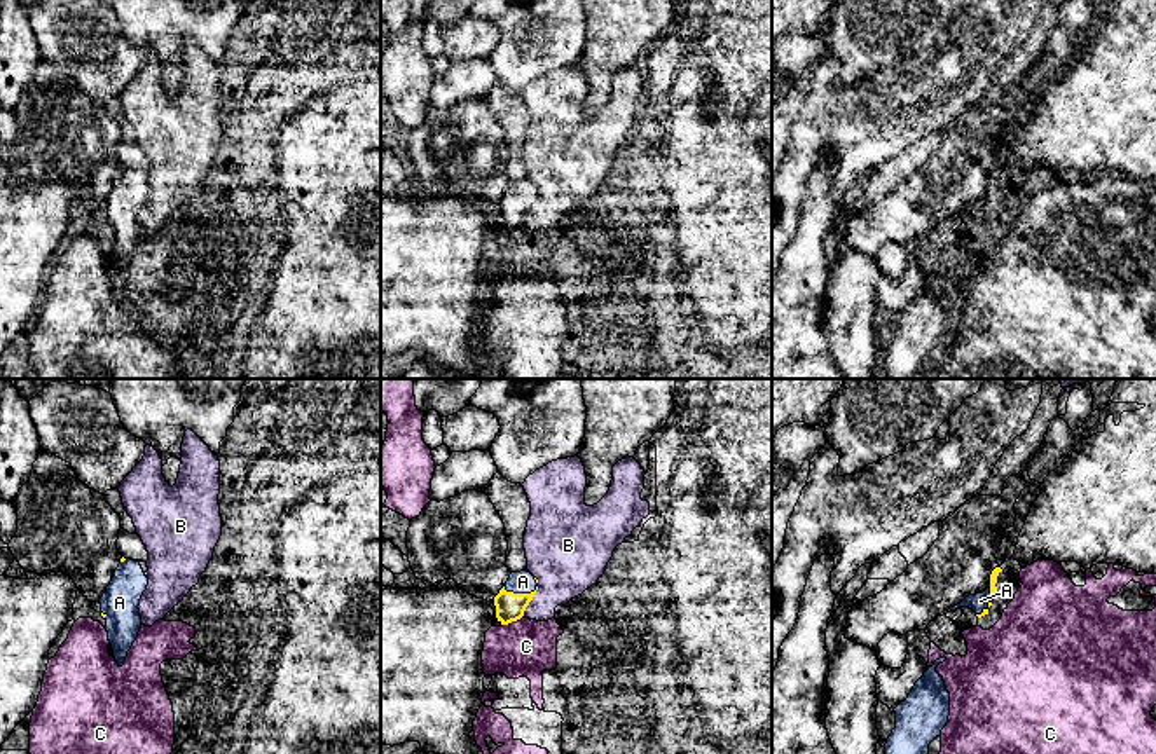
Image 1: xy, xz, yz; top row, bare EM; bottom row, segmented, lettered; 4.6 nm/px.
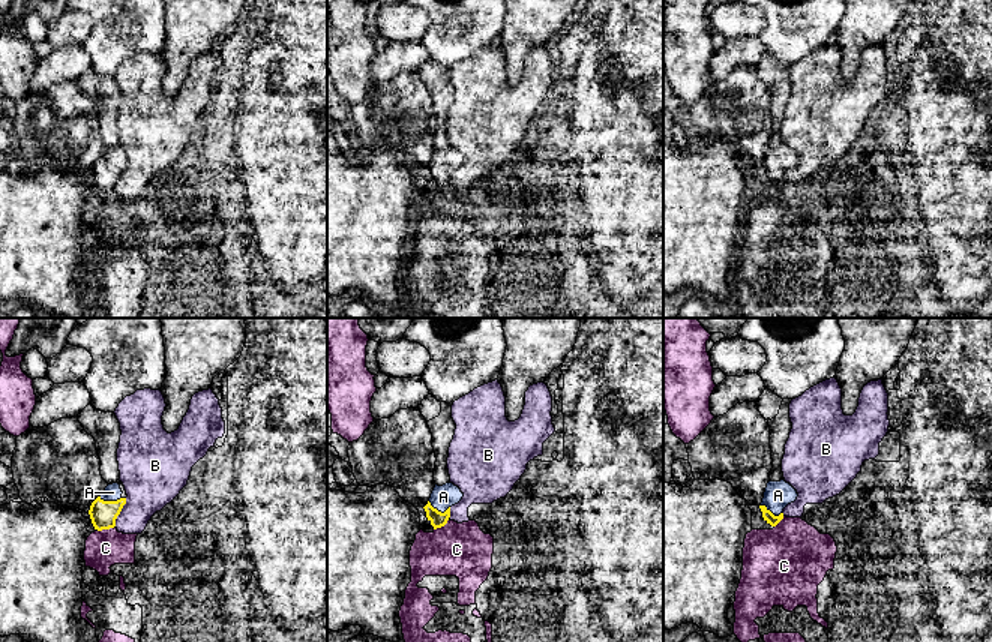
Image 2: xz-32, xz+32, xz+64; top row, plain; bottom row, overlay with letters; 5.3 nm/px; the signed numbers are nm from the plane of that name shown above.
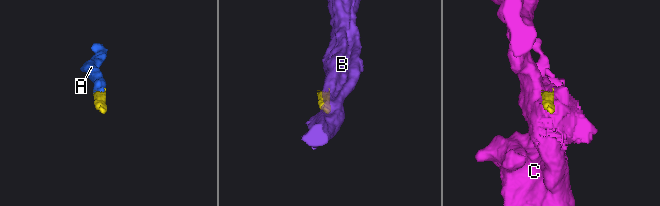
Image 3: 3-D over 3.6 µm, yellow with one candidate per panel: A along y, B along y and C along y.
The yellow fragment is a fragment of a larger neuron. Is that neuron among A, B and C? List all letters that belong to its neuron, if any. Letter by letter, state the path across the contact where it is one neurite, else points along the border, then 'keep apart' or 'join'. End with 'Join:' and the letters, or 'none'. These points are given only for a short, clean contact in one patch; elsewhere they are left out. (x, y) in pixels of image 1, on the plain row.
A: runs through xz (510, 215), (522, 203), (522, 191); join
B: keep apart
C: border along xz (522, 224), (503, 234); keep apart
Join: A

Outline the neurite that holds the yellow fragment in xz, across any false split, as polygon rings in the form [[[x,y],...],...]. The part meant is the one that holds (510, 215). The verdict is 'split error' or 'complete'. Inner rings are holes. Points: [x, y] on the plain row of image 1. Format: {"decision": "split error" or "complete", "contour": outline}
{"decision": "split error", "contour": [[[527,178],[512,182],[505,195],[494,206],[498,230],[508,234],[520,229],[536,199],[538,188]]]}

